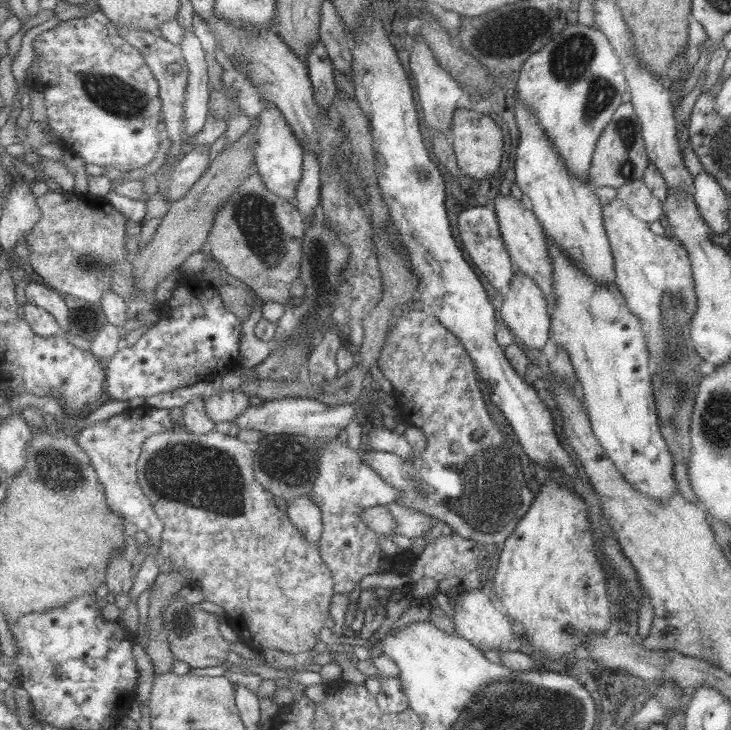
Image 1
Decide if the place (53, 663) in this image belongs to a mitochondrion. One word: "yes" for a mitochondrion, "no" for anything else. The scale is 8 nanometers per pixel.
yes

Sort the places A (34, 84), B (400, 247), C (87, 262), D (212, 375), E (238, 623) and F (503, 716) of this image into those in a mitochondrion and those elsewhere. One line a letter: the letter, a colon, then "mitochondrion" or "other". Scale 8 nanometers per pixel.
A: other
B: other
C: mitochondrion
D: other
E: other
F: mitochondrion

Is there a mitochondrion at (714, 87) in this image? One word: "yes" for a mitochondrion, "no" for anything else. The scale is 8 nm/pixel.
no

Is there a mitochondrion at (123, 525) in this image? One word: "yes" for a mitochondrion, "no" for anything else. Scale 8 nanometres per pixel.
no

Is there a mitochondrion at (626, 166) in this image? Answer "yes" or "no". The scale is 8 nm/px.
yes

